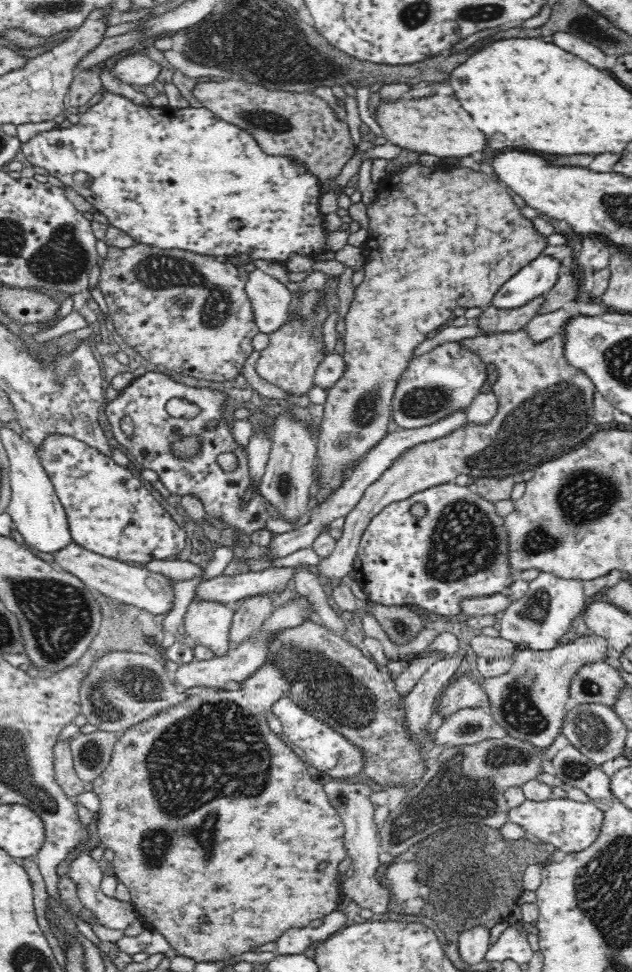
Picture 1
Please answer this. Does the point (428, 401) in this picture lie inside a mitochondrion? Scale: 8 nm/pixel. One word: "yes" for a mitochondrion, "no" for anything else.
yes

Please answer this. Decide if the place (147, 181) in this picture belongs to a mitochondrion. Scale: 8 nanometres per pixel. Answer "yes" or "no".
no

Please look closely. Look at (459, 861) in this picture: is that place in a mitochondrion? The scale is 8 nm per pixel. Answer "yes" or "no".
yes

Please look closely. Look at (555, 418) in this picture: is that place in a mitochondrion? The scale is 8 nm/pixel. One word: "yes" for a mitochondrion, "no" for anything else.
yes

